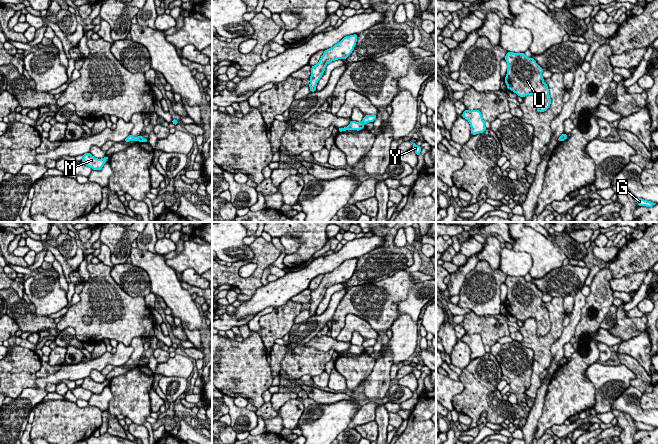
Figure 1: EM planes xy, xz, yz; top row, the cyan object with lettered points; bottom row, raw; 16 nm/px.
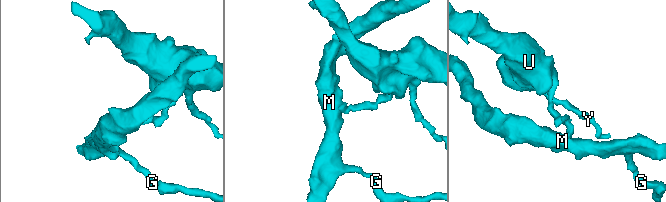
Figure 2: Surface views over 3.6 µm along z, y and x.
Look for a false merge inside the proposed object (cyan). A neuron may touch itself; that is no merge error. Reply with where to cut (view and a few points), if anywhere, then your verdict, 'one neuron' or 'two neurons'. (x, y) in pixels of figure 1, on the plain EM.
cut in xz along (362, 345), (364, 347); two neurons

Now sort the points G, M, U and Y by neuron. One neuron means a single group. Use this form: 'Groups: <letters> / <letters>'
Groups: G M / U Y

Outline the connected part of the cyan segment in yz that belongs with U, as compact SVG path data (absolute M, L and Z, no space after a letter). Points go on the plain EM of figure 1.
M507 276L504 283L507 285L507 312L522 322L526 319L535 319L537 336L546 335L550 331L551 323L548 310L543 306L543 293L524 277Z

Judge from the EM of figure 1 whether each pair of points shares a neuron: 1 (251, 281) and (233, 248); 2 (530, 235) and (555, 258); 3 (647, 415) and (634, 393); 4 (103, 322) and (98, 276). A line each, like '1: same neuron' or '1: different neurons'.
1: different neurons
2: same neuron
3: same neuron
4: same neuron

